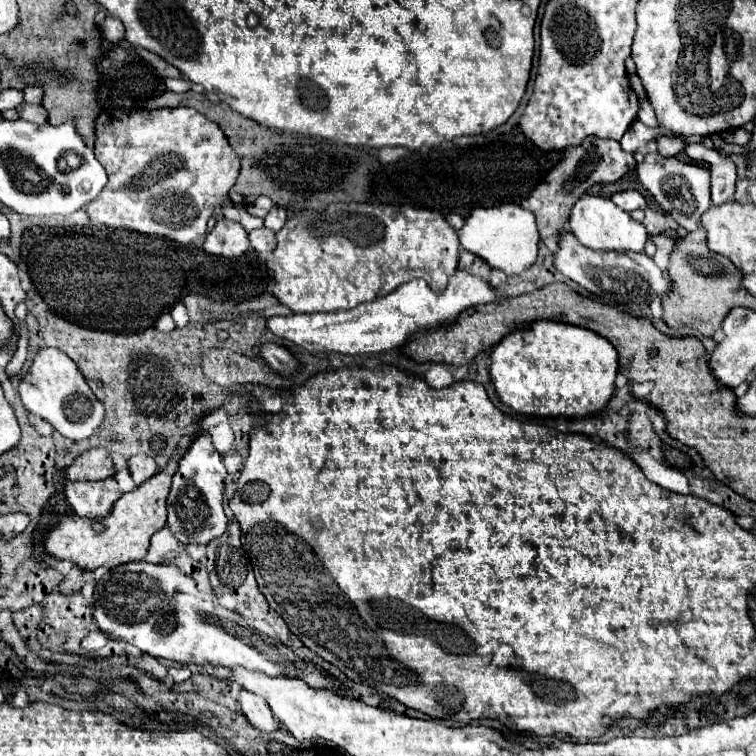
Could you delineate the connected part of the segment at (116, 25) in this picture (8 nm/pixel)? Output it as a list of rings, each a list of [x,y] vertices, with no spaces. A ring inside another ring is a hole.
[[[106,17],[104,23],[100,25],[100,31],[110,45],[124,43],[124,25],[116,17]]]

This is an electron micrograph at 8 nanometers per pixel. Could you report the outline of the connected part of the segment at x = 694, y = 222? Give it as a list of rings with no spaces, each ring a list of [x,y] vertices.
[[[648,153],[640,165],[636,165],[636,175],[644,189],[652,193],[656,203],[670,213],[680,227],[686,231],[696,231],[700,227],[700,217],[710,209],[710,173],[706,167],[696,163],[678,161],[676,157],[662,157],[660,153]]]

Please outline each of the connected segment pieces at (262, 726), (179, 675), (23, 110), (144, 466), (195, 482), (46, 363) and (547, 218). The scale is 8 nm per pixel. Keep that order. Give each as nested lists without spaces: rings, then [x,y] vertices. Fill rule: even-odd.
[[[246,689],[240,691],[240,709],[248,717],[248,721],[260,731],[270,733],[278,727],[278,721],[272,717],[272,711],[268,709],[268,703],[262,697],[256,697],[254,693],[248,693]]]
[[[180,665],[180,667],[168,669],[168,677],[170,677],[172,681],[186,681],[190,675],[192,675],[192,671],[190,671],[188,665]]]
[[[22,103],[18,107],[18,113],[24,121],[32,121],[32,123],[46,123],[48,117],[46,117],[46,109],[42,105],[26,105]]]
[[[134,455],[128,459],[128,469],[130,469],[130,475],[132,479],[136,481],[136,485],[144,483],[148,477],[152,477],[158,469],[156,469],[156,463],[150,455]]]
[[[200,431],[180,459],[180,467],[172,477],[172,489],[168,495],[166,525],[180,543],[208,543],[210,539],[220,537],[226,531],[228,519],[222,509],[224,477],[226,467],[222,463],[222,455],[214,449],[210,433]]]
[[[44,347],[44,349],[36,351],[36,357],[34,357],[28,373],[20,379],[18,393],[20,393],[22,405],[28,413],[42,417],[58,433],[62,433],[64,437],[68,437],[72,441],[90,437],[104,419],[104,407],[90,391],[80,369],[76,367],[76,363],[60,349]]]
[[[586,137],[580,145],[564,149],[562,159],[550,169],[550,173],[544,177],[542,185],[534,189],[534,193],[522,203],[524,209],[532,211],[536,215],[536,225],[542,235],[542,239],[562,231],[562,227],[568,223],[570,209],[578,201],[582,193],[586,193],[596,183],[614,183],[620,177],[624,177],[630,169],[634,169],[636,161],[632,153],[626,153],[618,141],[612,139],[600,139],[600,137]]]

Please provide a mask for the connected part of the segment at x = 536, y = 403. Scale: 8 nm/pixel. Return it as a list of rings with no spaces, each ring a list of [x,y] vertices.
[[[536,321],[524,329],[506,335],[494,347],[490,359],[490,377],[496,393],[500,401],[516,413],[540,417],[584,417],[586,413],[600,413],[606,407],[608,399],[614,395],[618,353],[604,337],[584,327],[558,321]]]

